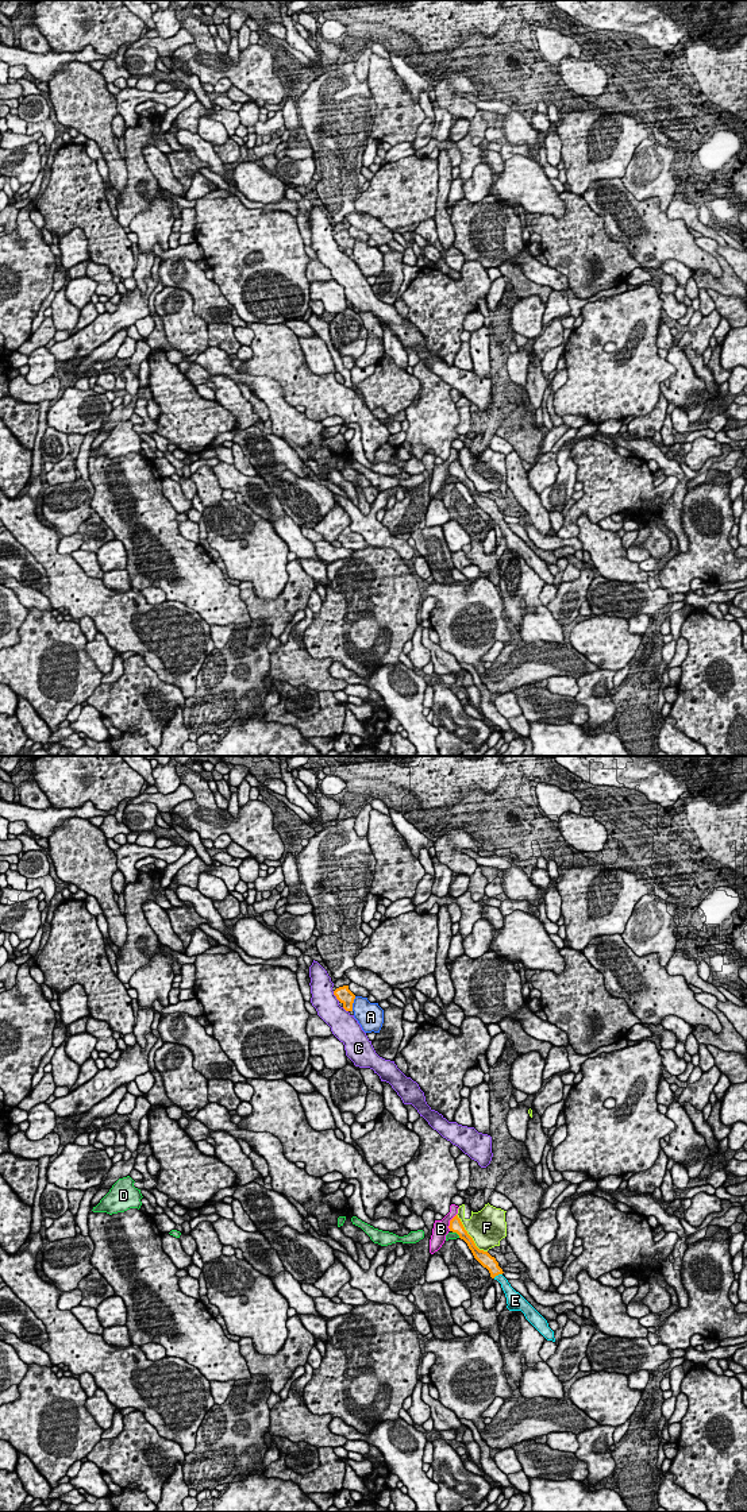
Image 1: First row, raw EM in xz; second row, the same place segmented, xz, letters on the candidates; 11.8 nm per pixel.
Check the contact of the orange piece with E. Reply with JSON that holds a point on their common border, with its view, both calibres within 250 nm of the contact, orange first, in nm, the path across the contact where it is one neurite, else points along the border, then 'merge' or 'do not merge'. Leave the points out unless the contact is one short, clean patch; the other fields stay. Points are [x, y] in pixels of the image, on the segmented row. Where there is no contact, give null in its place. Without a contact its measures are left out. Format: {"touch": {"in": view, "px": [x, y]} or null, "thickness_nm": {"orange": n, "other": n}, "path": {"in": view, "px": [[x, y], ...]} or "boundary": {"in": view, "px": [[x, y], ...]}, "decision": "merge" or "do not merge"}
{"touch": {"in": "xz", "px": [497, 1275]}, "thickness_nm": {"orange": 160, "other": 120}, "path": {"in": "xz", "px": [[484, 1258], [497, 1275], [505, 1285]]}, "decision": "merge"}

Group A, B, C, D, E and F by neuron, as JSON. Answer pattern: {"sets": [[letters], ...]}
{"sets": [["A"], ["B"], ["C"], ["D"], ["E"], ["F"]]}

